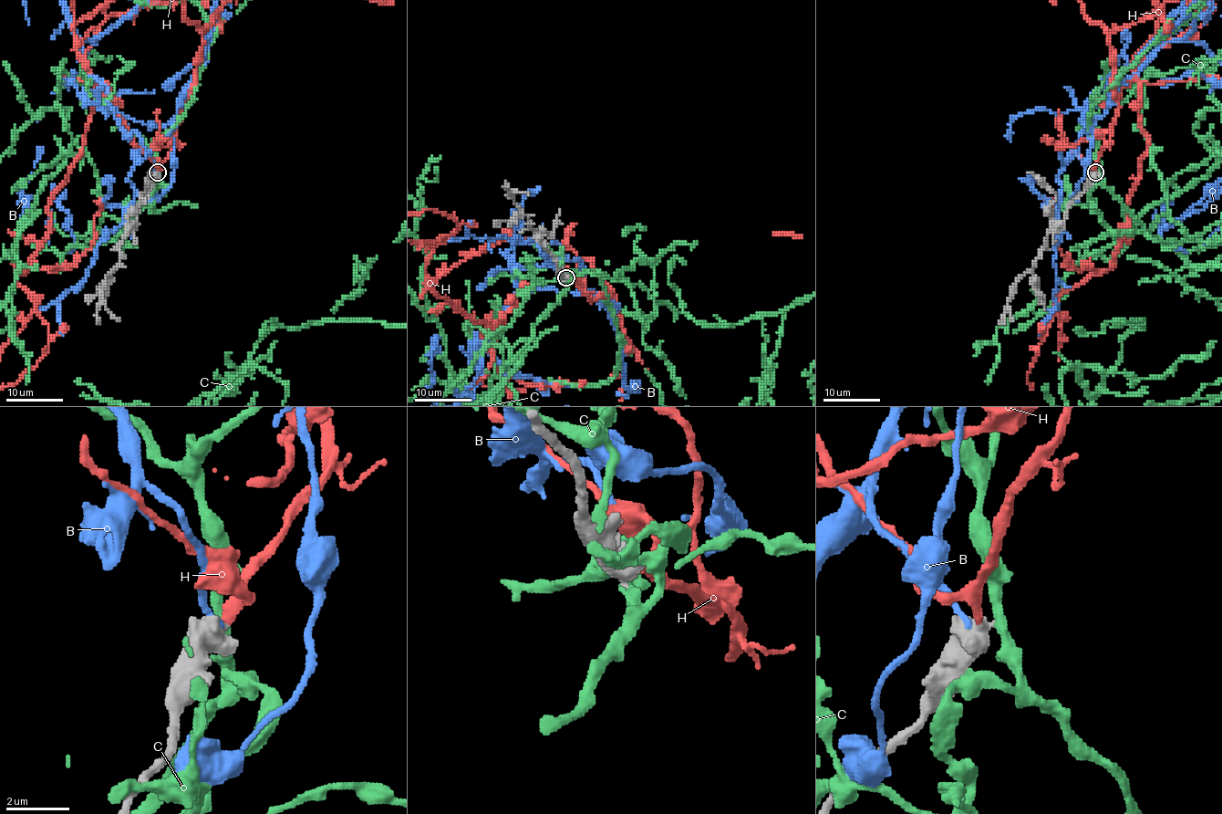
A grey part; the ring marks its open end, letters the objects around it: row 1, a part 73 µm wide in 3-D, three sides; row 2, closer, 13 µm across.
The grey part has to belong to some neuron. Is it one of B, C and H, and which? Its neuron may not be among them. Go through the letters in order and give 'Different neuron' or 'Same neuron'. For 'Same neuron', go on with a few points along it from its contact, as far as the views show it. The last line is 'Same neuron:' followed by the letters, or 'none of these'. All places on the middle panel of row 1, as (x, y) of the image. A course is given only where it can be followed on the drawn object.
B: Different neuron
C: Different neuron
H: Same neuron
Same neuron: H

